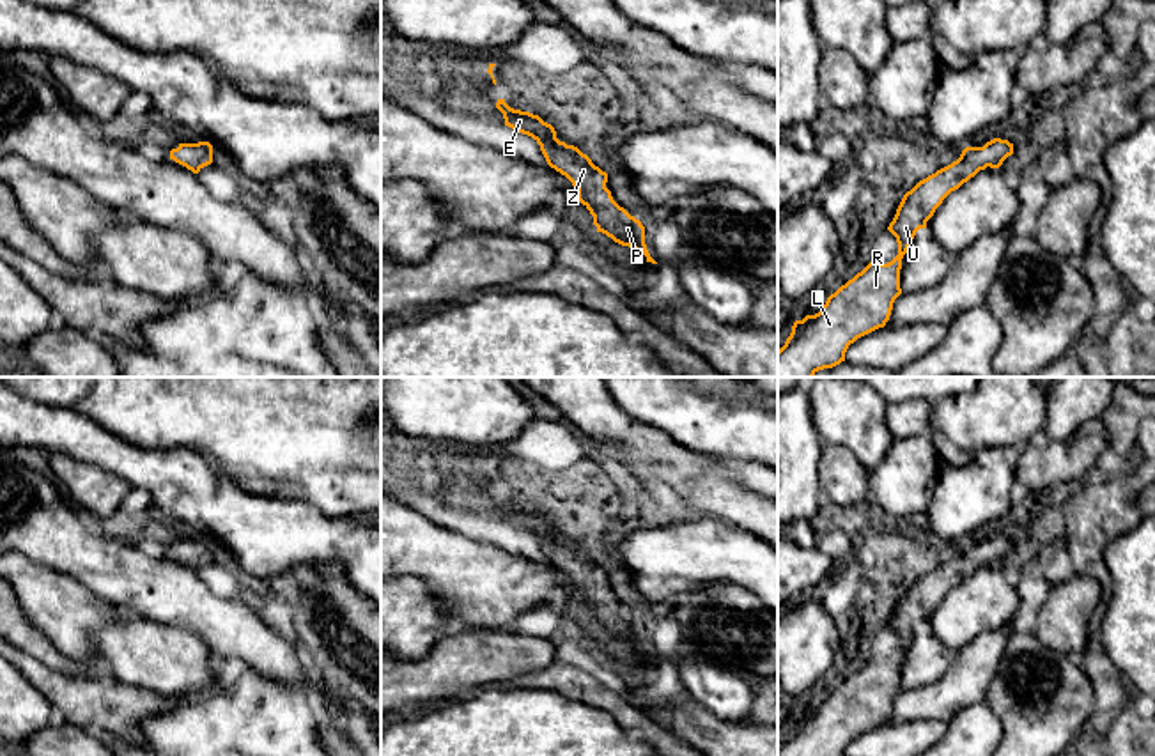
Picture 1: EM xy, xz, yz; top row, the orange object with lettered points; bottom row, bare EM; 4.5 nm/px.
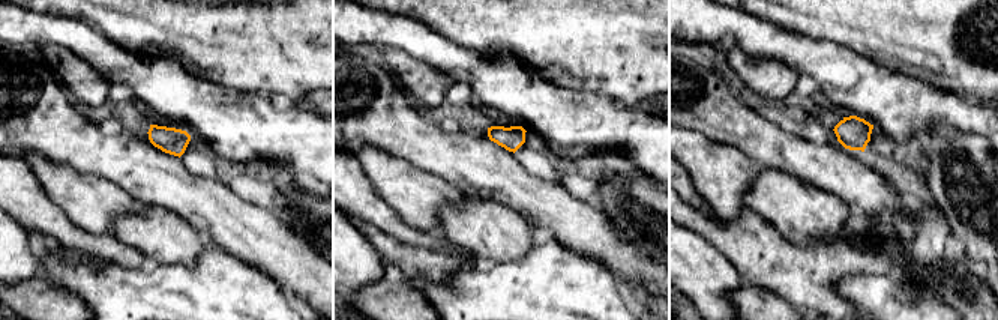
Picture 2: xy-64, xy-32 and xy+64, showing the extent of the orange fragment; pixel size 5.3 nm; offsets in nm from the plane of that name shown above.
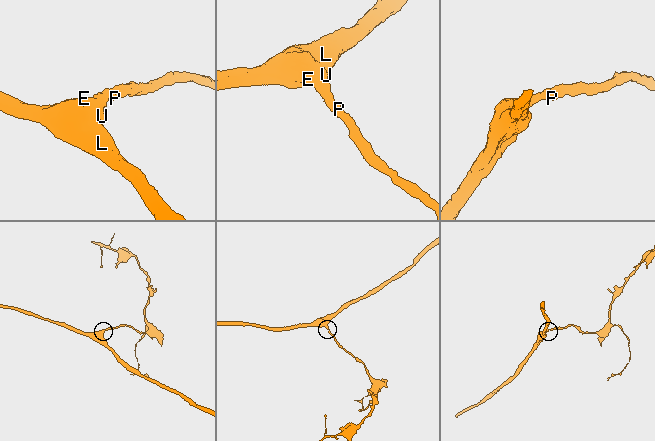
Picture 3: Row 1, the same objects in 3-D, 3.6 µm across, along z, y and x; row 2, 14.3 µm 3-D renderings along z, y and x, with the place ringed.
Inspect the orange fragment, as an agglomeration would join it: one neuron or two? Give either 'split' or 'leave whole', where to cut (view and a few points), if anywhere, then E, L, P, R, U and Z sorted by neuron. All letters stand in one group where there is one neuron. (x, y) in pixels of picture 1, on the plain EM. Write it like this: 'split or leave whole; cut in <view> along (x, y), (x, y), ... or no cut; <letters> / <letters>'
leave whole; no cut; E L P R U Z

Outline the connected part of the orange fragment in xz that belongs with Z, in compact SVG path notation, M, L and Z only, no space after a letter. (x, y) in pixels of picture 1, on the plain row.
M498 496L496 505L503 510L505 522L531 533L551 565L565 572L578 586L579 597L593 613L597 629L606 630L615 639L629 643L657 660L645 641L645 623L640 616L620 604L606 584L608 570L592 559L578 544L556 535L551 521L539 512L510 505L505 496Z

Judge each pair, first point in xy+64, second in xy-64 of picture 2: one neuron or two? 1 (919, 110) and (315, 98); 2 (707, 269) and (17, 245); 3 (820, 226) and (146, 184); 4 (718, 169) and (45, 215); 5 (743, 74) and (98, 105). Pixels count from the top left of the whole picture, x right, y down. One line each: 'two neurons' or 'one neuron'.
1: two neurons
2: one neuron
3: two neurons
4: two neurons
5: one neuron

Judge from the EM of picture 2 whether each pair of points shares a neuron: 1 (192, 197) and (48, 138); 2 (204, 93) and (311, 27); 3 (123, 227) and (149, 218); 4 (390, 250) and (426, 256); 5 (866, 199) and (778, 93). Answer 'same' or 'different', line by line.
1: same
2: different
3: same
4: same
5: different

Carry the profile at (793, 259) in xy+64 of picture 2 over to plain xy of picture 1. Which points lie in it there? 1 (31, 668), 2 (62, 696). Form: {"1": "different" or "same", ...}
{"1": "same", "2": "same"}

